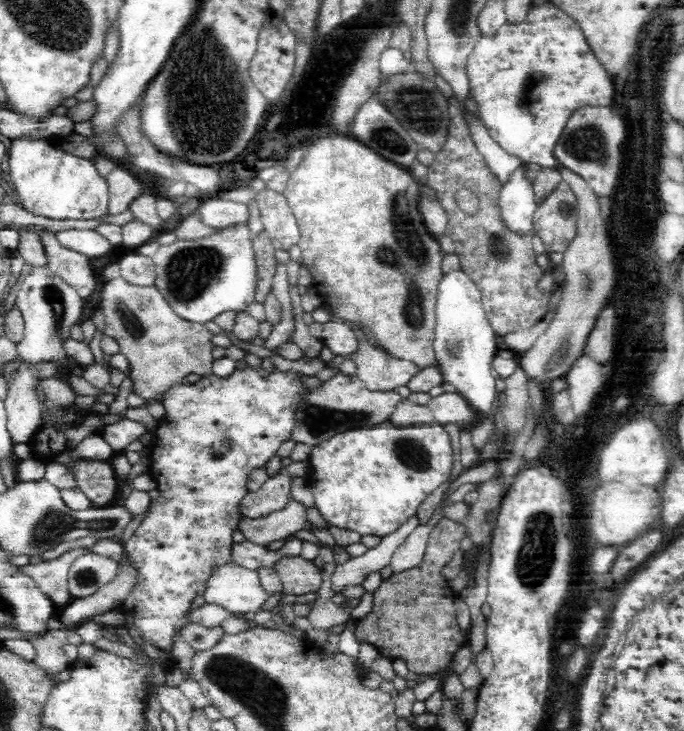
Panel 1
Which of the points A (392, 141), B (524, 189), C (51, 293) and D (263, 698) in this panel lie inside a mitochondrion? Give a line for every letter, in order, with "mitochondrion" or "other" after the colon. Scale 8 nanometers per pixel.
A: mitochondrion
B: other
C: mitochondrion
D: mitochondrion

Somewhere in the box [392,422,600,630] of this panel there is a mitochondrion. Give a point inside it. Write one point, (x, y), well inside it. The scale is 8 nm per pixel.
(532, 563)

